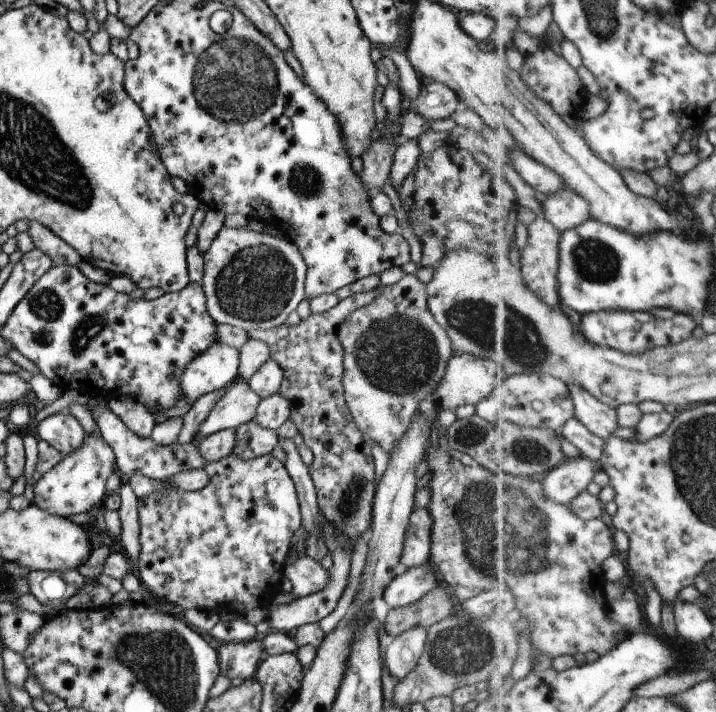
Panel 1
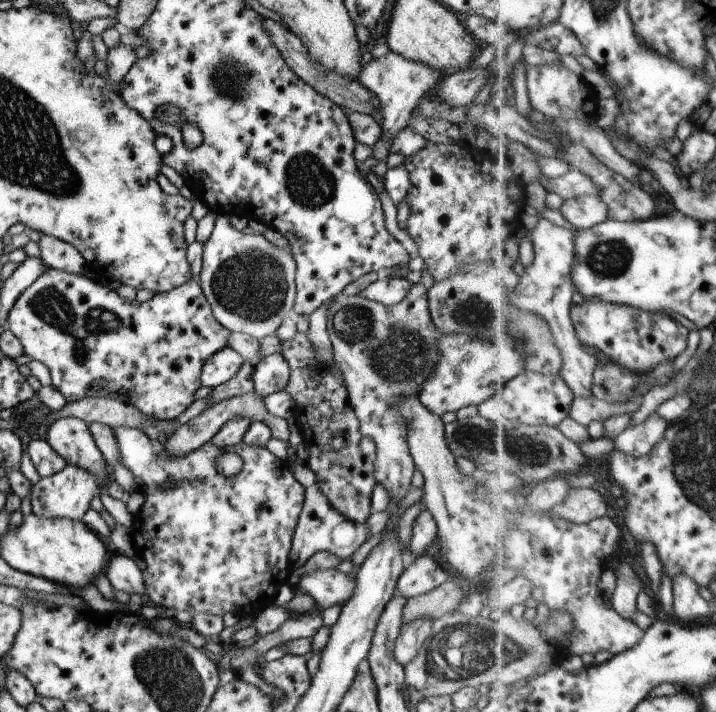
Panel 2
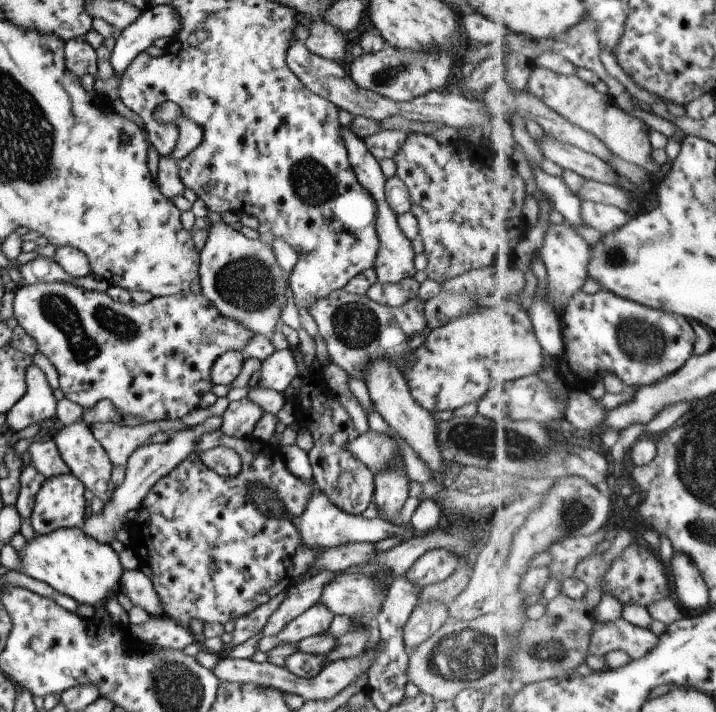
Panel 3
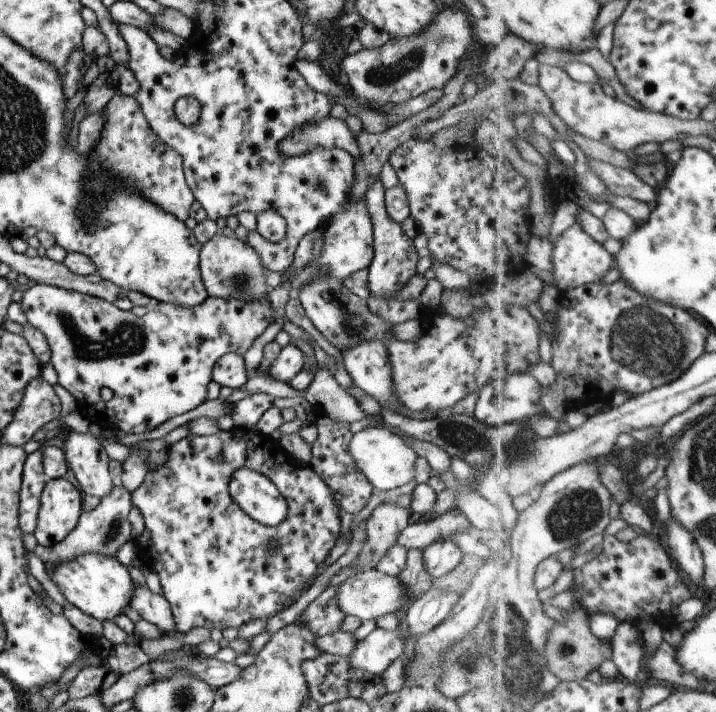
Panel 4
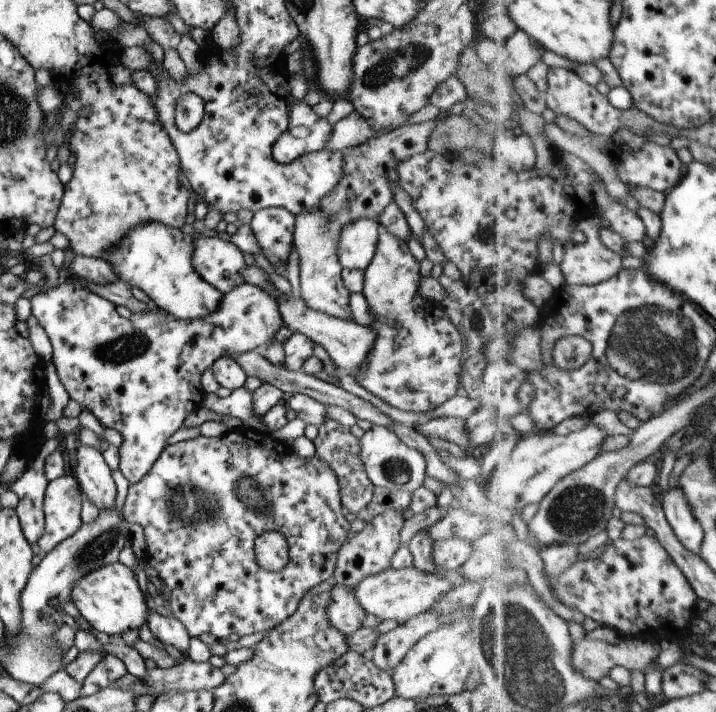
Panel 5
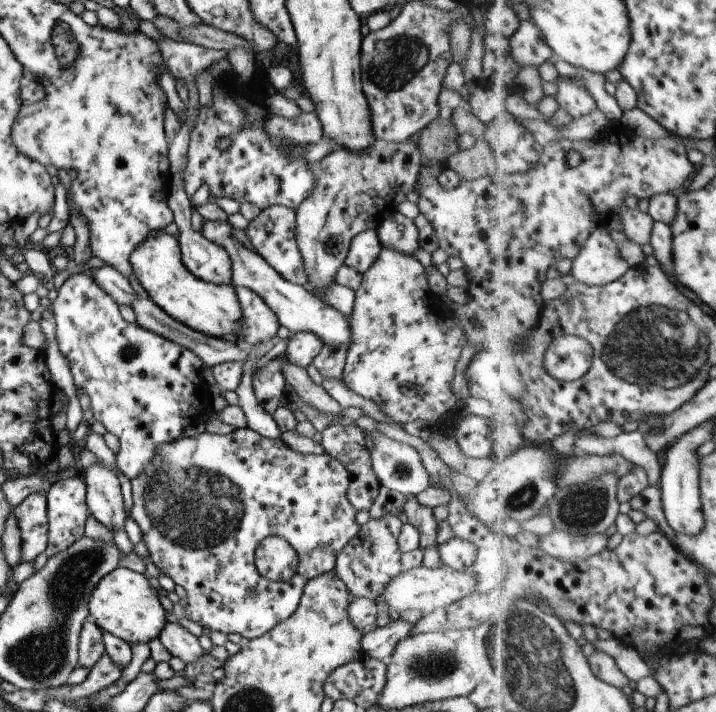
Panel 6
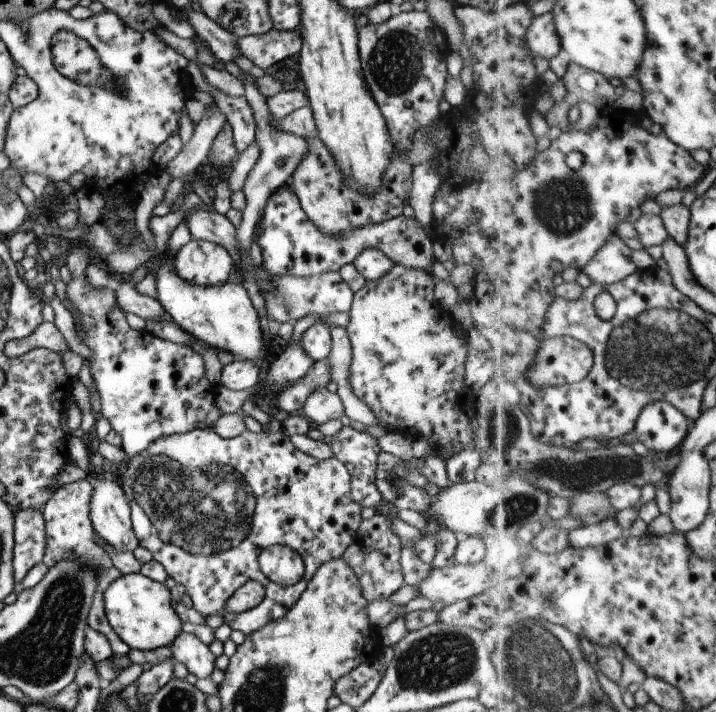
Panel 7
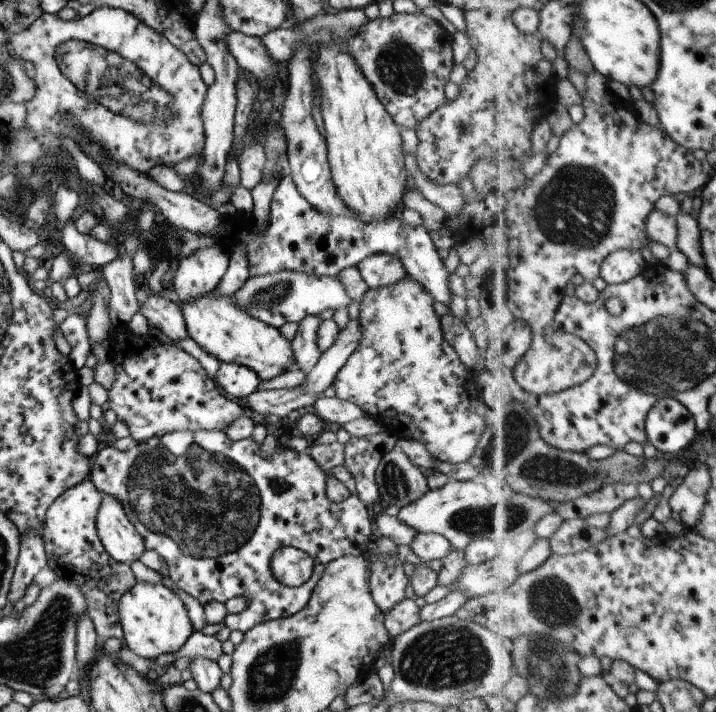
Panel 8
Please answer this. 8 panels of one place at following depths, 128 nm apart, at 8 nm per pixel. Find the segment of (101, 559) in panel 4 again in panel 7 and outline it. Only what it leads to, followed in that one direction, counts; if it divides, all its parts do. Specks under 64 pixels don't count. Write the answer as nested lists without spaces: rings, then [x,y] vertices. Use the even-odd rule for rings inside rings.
[[[141,572],[122,575],[102,594],[110,626],[131,649],[156,650],[170,646],[180,634],[185,618],[172,606],[170,591],[164,584],[146,578]]]

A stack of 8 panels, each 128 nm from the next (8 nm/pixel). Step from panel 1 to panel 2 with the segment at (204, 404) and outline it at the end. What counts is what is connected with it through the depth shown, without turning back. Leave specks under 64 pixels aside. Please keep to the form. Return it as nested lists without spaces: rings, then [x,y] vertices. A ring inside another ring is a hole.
[[[243,361],[240,370],[236,373],[236,376],[231,378],[228,382],[217,385],[216,388],[213,388],[210,395],[206,397],[206,402],[212,406],[224,399],[229,399],[254,391],[254,367],[255,364]]]

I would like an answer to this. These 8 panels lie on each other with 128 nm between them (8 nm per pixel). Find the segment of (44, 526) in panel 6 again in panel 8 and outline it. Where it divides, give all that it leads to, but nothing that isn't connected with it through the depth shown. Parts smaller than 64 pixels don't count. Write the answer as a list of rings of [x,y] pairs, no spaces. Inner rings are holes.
[[[28,530],[26,534],[21,534],[20,554],[8,592],[8,601],[14,605],[16,601],[22,600],[34,576],[46,565],[47,556],[43,536],[40,536],[36,530]]]

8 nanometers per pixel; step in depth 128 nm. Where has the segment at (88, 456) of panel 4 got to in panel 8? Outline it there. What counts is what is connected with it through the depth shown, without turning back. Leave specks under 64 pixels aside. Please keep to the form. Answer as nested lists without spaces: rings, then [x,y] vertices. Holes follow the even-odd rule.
[[[104,494],[96,516],[96,532],[106,552],[116,562],[130,565],[147,549],[142,536],[128,520],[123,504],[114,496]]]

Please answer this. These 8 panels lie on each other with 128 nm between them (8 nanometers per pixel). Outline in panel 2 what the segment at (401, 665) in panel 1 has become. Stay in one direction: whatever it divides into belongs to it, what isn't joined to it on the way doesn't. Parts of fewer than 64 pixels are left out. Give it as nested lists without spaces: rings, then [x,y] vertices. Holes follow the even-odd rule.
[[[418,618],[408,624],[401,626],[398,638],[394,642],[394,658],[400,662],[403,667],[410,663],[410,660],[418,654],[422,644],[428,637],[432,637],[432,618]]]

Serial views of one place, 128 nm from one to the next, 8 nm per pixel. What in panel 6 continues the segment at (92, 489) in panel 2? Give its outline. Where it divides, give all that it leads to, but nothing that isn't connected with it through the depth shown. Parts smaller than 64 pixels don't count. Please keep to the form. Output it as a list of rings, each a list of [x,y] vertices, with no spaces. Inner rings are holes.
[[[81,476],[60,479],[52,483],[45,494],[47,498],[48,540],[45,550],[46,556],[50,558],[59,552],[66,552],[68,546],[82,540],[84,535],[84,524],[89,513],[87,506],[86,484]]]

